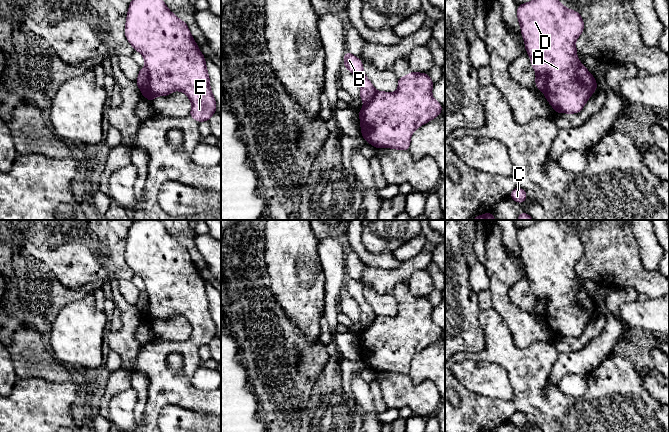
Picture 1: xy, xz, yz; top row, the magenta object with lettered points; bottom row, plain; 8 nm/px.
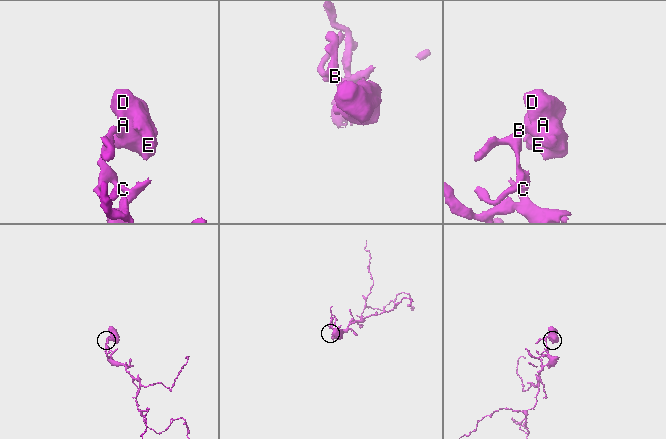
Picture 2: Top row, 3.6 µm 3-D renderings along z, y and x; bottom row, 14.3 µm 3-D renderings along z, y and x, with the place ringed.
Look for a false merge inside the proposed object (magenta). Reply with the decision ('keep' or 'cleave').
cleave

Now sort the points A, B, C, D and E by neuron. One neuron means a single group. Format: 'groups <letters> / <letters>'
groups A D E / B C

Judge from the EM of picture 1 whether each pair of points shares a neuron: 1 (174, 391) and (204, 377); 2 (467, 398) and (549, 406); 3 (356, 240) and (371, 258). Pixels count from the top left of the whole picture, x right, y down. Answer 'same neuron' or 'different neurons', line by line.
1: different neurons
2: same neuron
3: same neuron

